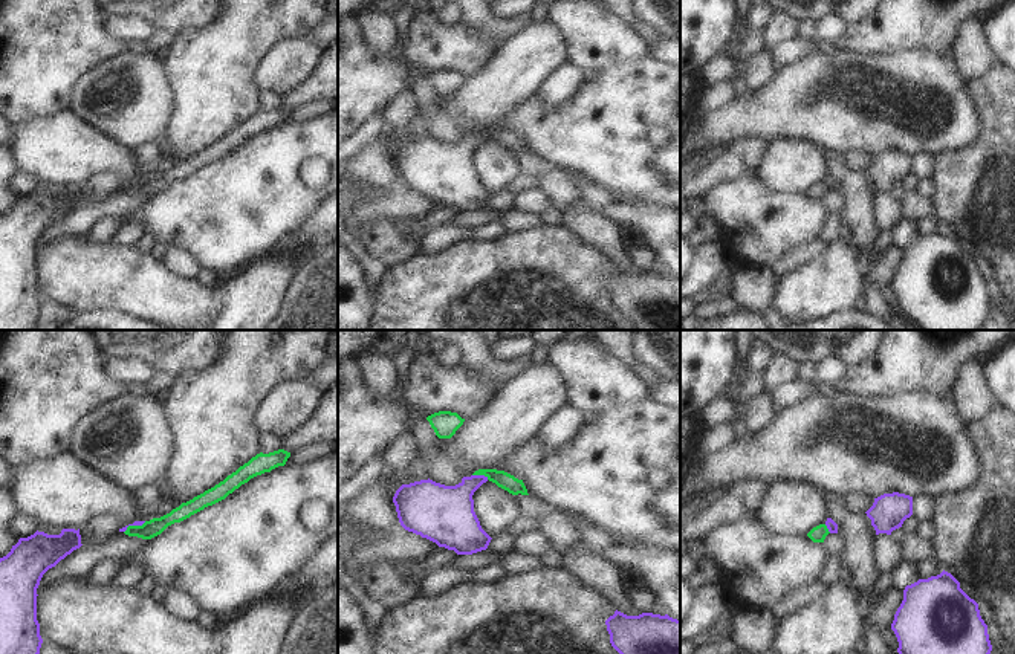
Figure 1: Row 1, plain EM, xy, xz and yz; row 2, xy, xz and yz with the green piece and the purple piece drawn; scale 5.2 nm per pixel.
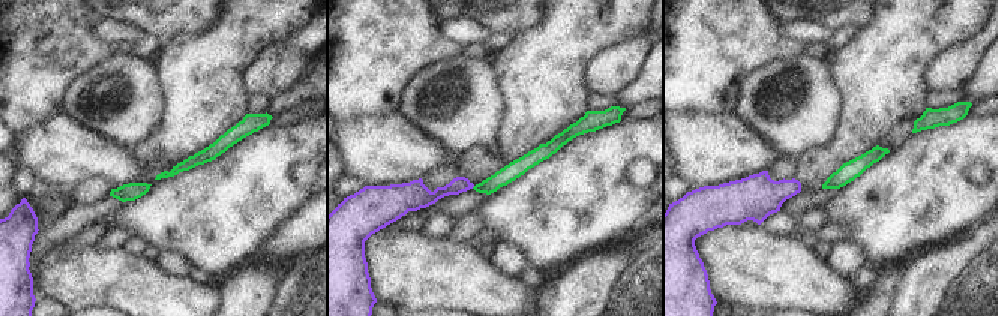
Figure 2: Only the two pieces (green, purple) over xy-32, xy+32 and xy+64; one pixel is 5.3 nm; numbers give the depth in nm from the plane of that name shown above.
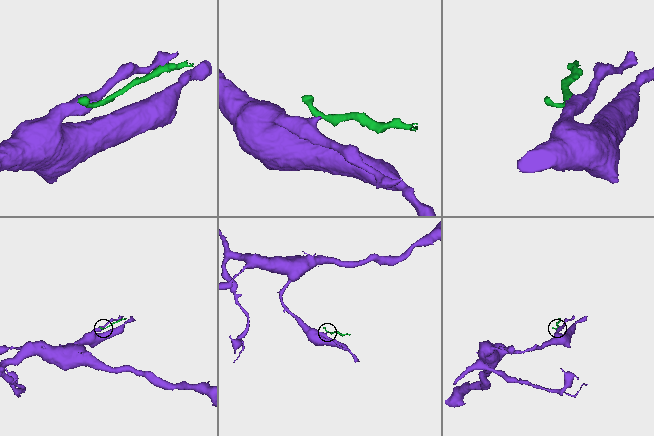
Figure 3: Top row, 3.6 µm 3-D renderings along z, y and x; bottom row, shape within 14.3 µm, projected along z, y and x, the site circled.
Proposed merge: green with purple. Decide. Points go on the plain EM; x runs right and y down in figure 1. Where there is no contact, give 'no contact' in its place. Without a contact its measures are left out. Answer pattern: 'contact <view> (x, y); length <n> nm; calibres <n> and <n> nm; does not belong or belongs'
contact xz (480, 132); length 90 nm; calibres 90 and 260 nm; does not belong

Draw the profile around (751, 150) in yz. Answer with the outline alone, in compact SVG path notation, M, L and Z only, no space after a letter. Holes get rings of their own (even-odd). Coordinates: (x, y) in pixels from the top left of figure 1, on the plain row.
M749 136L746 139L735 141L729 150L743 159L747 170L757 170L767 147L769 144L763 139Z

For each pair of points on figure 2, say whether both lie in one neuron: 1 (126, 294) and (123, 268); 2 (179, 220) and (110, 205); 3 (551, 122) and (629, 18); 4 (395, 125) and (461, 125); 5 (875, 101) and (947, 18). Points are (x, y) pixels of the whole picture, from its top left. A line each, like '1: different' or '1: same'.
1: same
2: different
3: same
4: different
5: same

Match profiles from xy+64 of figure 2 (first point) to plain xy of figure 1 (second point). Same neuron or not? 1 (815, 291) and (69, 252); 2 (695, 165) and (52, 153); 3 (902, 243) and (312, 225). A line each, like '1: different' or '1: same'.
1: same
2: same
3: different

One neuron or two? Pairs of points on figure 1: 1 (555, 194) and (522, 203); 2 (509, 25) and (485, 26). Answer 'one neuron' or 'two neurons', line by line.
1: two neurons
2: one neuron

